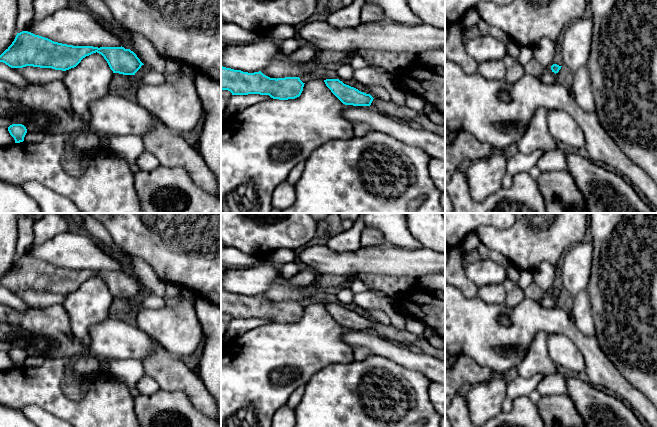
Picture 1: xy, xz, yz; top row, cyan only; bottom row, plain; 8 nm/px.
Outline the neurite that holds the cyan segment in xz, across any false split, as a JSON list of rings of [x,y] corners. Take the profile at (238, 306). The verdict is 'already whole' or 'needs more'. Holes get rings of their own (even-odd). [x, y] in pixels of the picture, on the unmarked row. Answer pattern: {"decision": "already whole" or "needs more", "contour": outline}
{"decision": "already whole", "contour": [[[221,290],[221,314],[228,314],[232,319],[260,318],[273,323],[288,324],[299,321],[304,308],[299,301],[270,302],[261,295],[248,297]]]}

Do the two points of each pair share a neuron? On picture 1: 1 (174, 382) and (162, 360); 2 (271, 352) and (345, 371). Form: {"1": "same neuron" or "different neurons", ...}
{"1": "same neuron", "2": "different neurons"}

